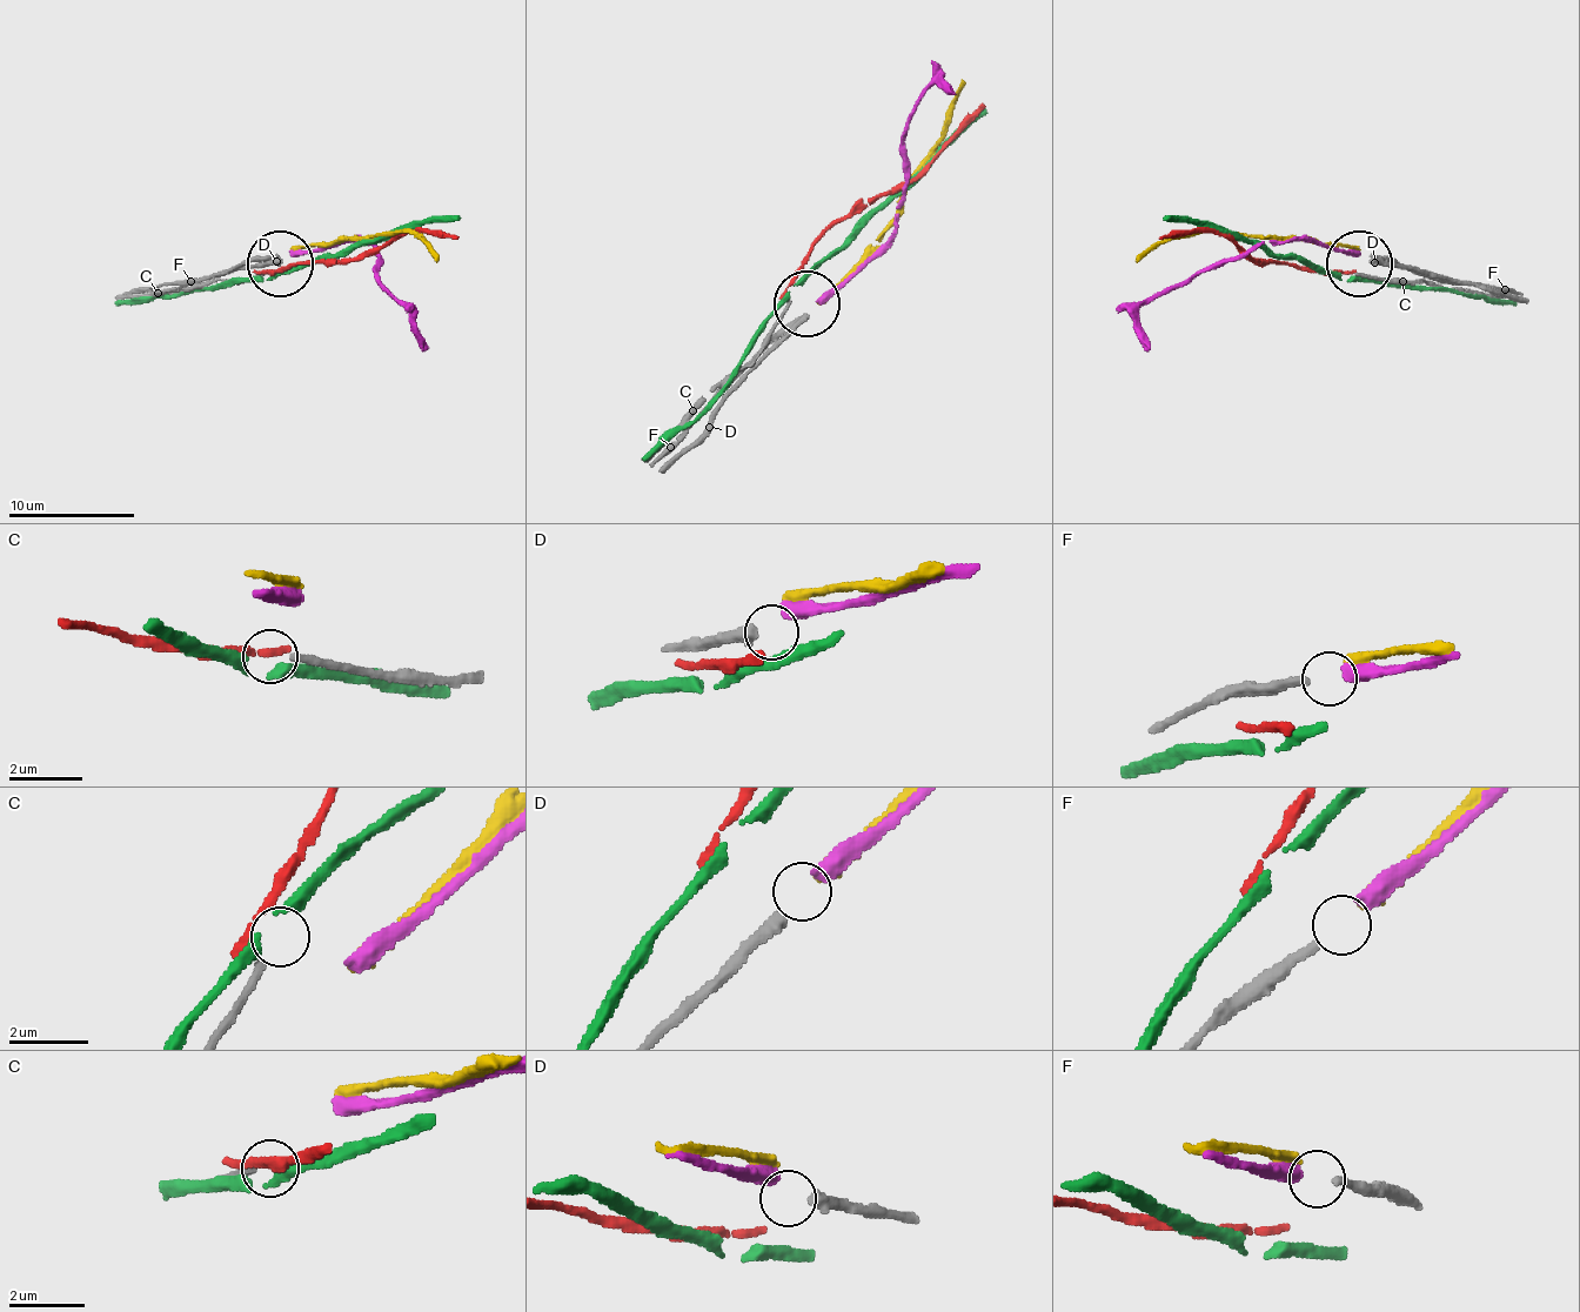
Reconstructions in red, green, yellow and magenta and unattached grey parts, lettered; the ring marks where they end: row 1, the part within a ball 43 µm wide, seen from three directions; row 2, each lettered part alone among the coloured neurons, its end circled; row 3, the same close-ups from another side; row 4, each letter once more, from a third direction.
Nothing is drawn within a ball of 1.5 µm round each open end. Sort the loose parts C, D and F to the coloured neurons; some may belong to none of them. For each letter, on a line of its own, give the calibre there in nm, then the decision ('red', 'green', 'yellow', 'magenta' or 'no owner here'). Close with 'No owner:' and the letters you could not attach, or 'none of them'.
C: 180 nm thick; no owner here
D: 360 nm thick; no owner here
F: 200 nm thick; magenta
No owner: C, D

